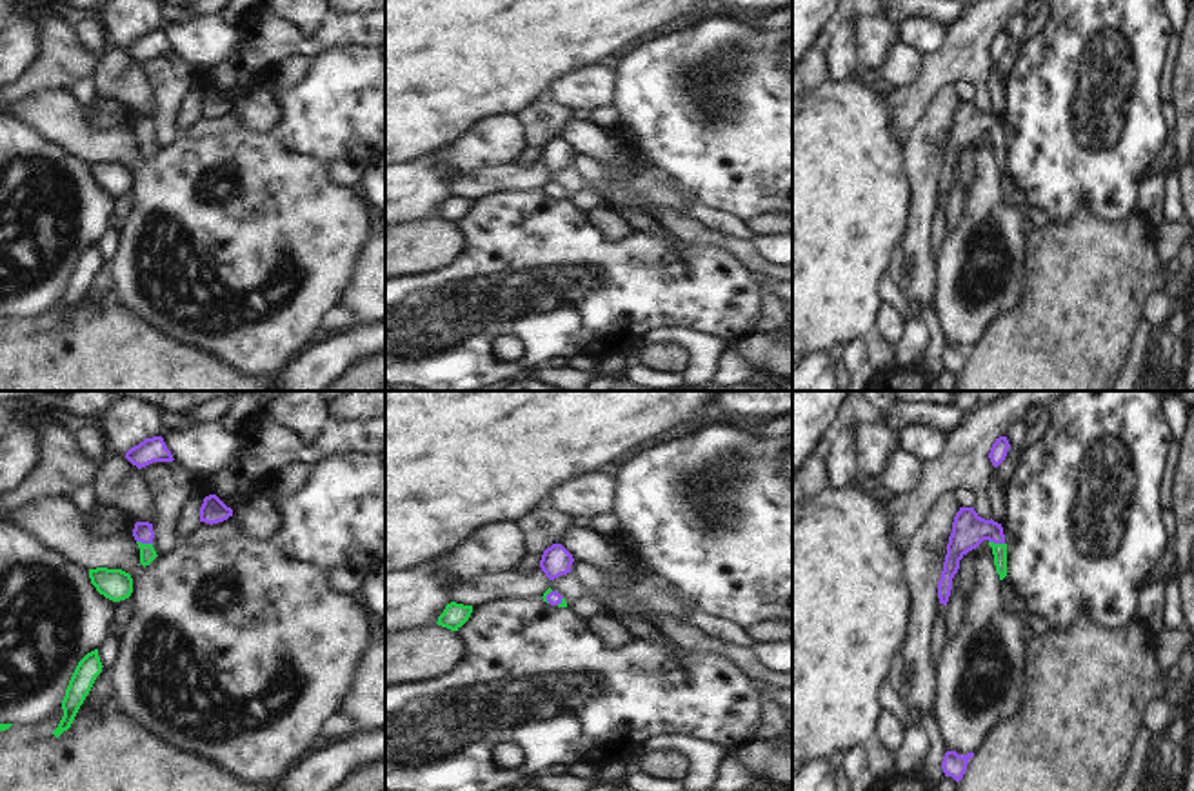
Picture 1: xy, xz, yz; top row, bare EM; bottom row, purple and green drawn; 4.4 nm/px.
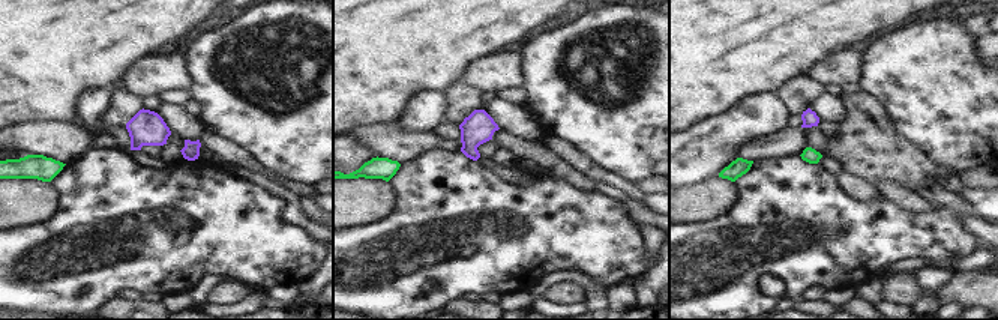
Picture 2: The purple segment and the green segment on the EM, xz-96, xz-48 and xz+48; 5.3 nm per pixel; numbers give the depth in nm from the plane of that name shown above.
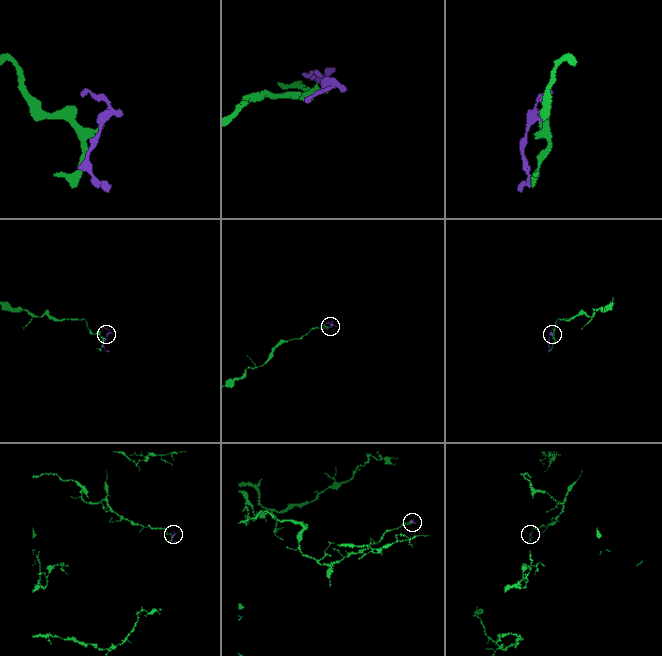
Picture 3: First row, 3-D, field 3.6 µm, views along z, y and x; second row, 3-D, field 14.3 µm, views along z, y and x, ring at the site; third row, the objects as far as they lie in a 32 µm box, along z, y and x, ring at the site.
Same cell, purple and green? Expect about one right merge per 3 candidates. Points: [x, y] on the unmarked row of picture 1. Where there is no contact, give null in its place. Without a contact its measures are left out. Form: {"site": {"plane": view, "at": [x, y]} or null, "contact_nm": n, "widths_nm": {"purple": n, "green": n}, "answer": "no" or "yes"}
{"site": {"plane": "xy", "at": [144, 135]}, "contact_nm": 70, "widths_nm": {"purple": 90, "green": 70}, "answer": "yes"}

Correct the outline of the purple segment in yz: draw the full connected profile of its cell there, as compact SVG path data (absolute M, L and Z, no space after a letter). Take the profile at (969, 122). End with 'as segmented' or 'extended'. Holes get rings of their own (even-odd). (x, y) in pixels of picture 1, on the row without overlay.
M960 100L952 115L943 164L938 175L940 196L947 198L949 195L952 171L960 162L960 153L983 133L992 140L996 165L1000 167L1000 173L1003 173L1007 169L1007 136L1001 116L992 111L981 111L974 100Z; extended

